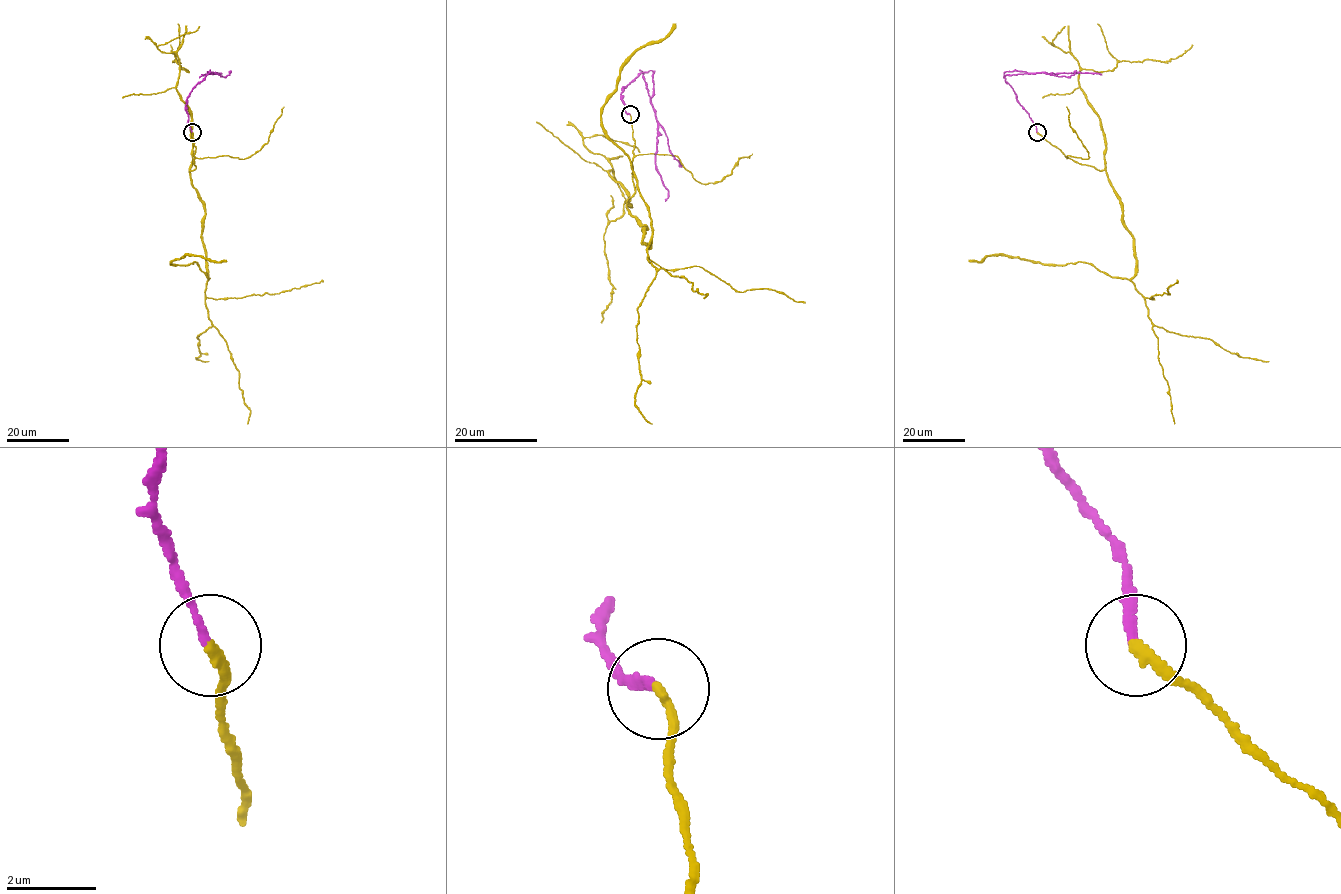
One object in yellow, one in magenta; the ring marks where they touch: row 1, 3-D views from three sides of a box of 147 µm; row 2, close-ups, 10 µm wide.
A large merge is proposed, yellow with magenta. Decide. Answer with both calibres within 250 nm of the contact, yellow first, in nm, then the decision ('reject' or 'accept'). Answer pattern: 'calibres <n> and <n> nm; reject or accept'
calibres 240 and 190 nm; reject

